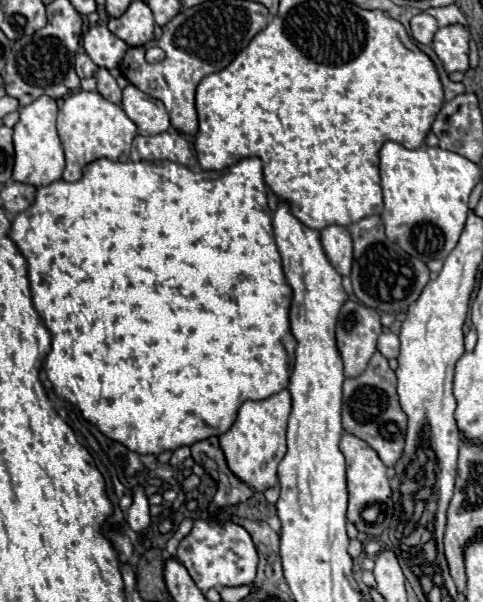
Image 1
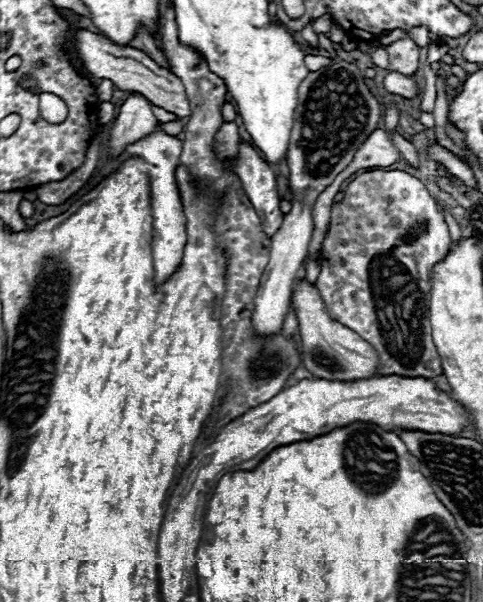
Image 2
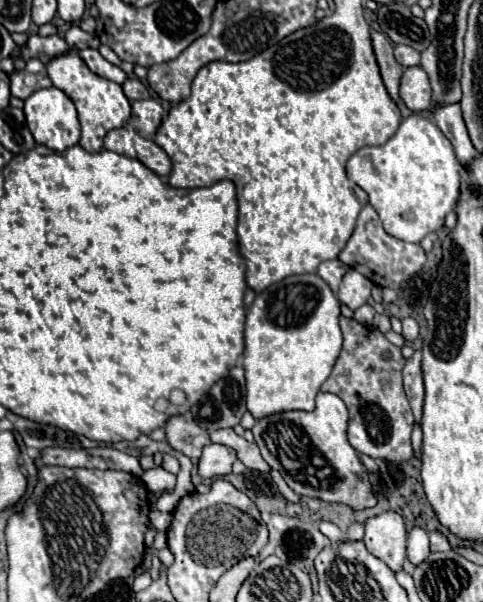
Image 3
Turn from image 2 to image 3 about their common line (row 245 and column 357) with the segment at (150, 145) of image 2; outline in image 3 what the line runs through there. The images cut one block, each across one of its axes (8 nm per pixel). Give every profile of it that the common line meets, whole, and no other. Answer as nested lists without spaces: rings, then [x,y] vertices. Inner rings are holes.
[[[410,114],[386,144],[360,148],[346,162],[348,178],[368,194],[384,230],[406,242],[420,242],[426,234],[444,226],[446,214],[458,202],[460,170],[462,166],[448,138],[422,114]]]

